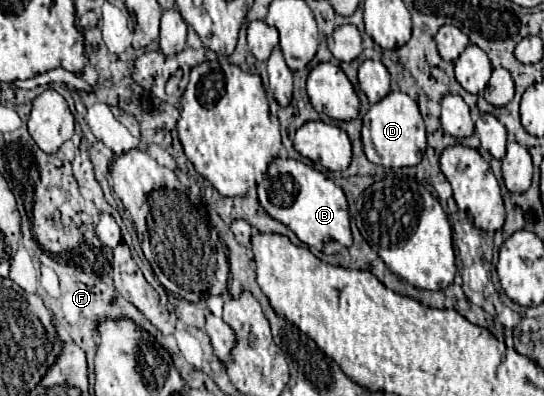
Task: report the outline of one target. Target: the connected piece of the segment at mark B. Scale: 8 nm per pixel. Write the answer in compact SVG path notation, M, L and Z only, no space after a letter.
M275 158L263 182L257 188L261 206L287 228L291 228L297 238L309 248L317 248L325 254L337 254L353 244L349 228L349 206L343 190L329 180L323 172L305 166L299 160Z

